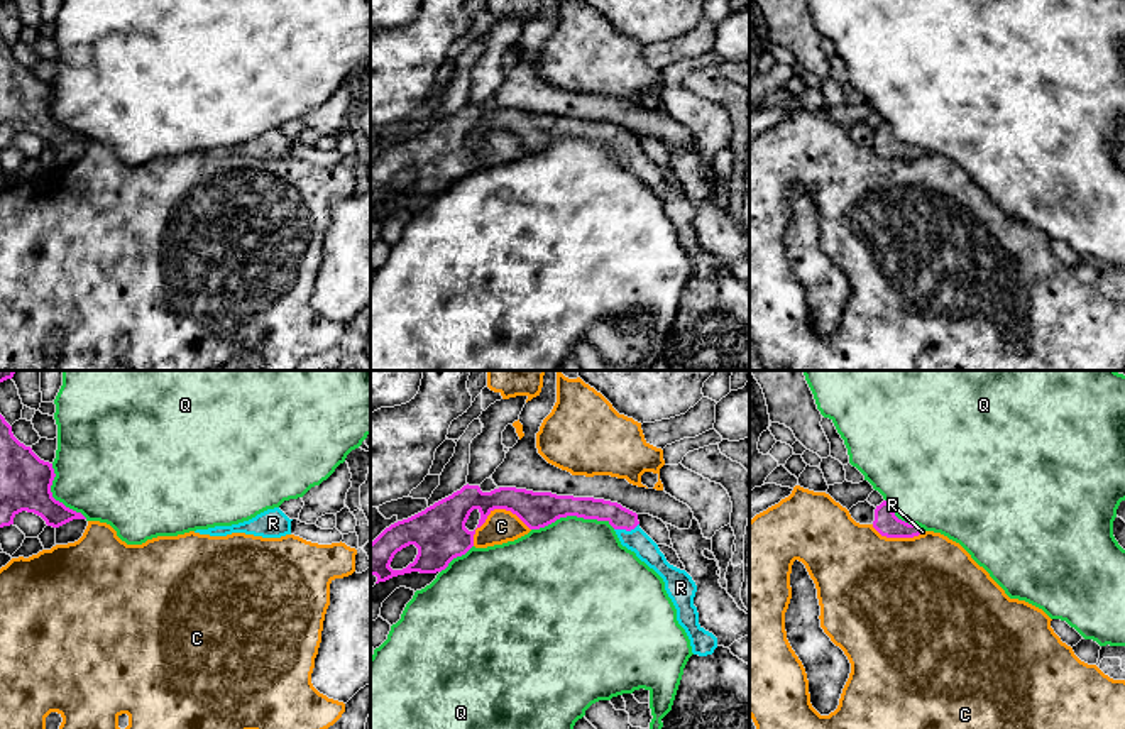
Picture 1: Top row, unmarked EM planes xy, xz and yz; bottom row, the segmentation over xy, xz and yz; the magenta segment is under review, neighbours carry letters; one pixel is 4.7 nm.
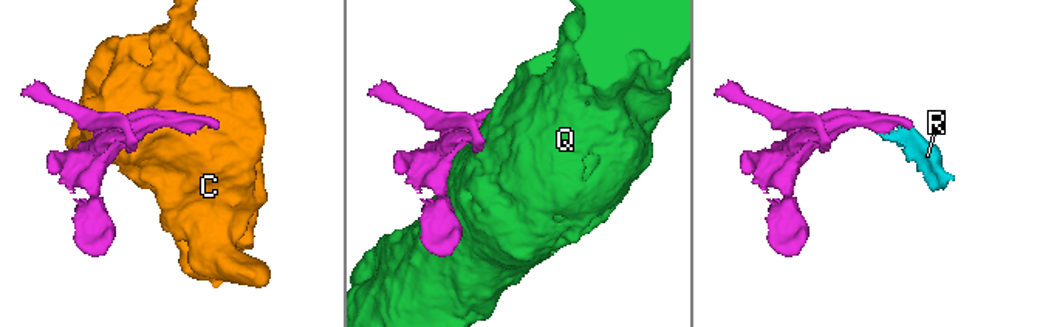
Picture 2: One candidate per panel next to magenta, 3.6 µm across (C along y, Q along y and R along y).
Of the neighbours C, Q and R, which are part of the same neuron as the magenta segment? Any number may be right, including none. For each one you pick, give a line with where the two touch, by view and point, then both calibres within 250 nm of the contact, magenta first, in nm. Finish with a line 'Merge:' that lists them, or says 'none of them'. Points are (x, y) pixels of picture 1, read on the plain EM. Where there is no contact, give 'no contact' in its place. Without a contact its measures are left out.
R: xz (626, 151) | 110/110 nm
Merge: R

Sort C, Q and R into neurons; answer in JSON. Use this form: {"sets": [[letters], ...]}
{"sets": [["C"], ["Q"], ["R"]]}

